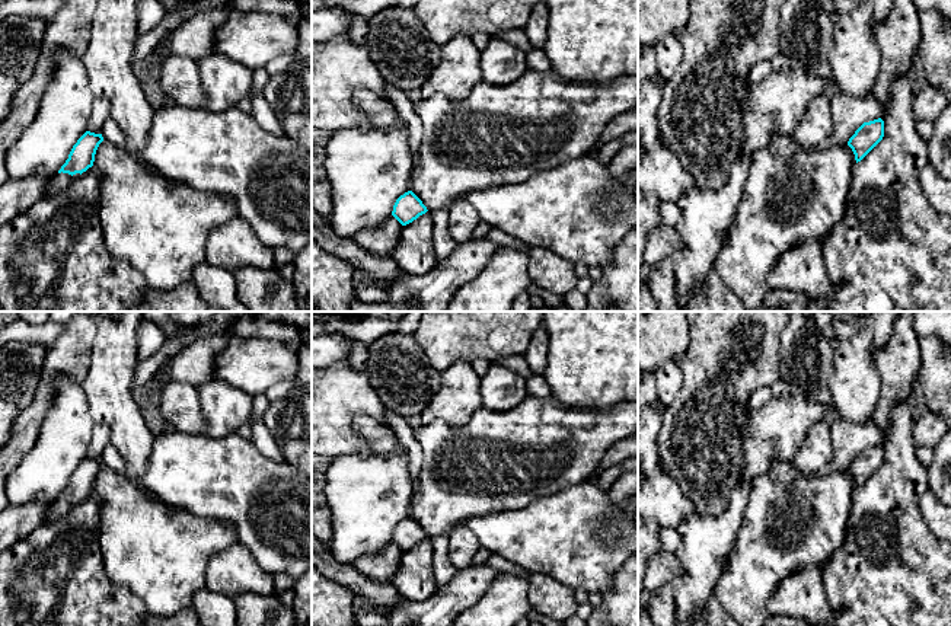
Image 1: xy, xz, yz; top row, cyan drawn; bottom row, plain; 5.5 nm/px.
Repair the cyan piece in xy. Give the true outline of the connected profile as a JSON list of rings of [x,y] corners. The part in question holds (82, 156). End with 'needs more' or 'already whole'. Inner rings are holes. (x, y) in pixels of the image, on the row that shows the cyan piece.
[[[86,131],[73,146],[68,159],[61,166],[58,173],[47,182],[44,198],[66,189],[76,179],[79,179],[83,172],[92,167],[96,150],[102,141],[102,134]]]; needs more

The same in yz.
[[[881,118],[864,122],[849,138],[848,146],[861,162],[884,137],[884,121]]]; already whole

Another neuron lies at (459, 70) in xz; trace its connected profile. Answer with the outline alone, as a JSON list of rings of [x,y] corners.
[[[456,35],[441,47],[440,63],[421,86],[424,99],[444,95],[463,100],[482,82],[481,51],[467,35]]]

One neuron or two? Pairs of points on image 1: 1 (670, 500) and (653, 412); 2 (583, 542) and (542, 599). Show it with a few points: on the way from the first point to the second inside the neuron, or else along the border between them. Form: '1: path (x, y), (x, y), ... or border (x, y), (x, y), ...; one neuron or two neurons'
1: path (654, 478), (653, 434); one neuron
2: border (530, 572), (548, 574), (574, 590); two neurons

